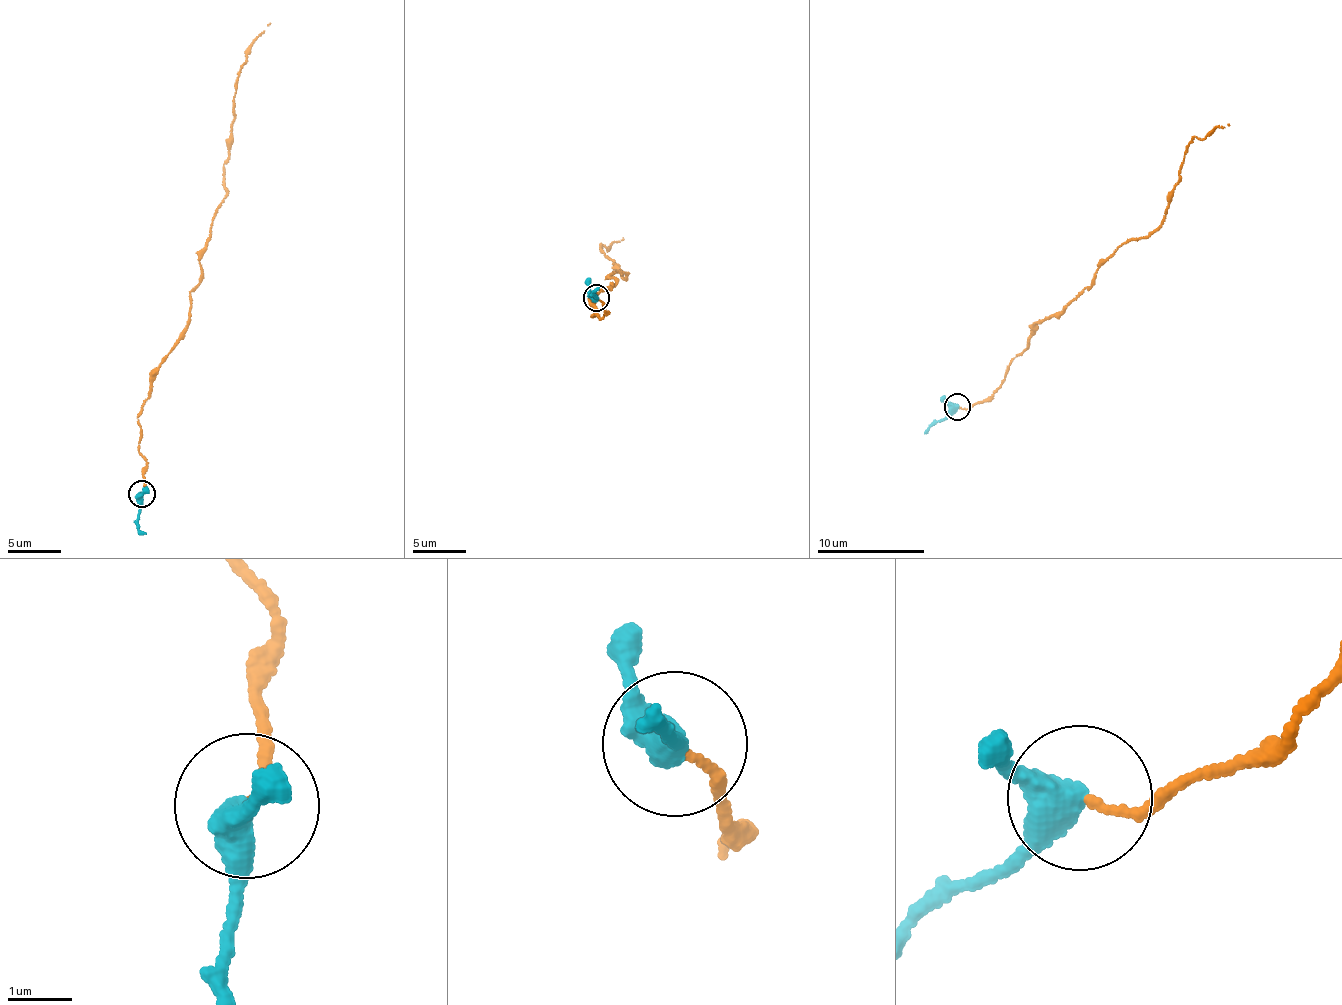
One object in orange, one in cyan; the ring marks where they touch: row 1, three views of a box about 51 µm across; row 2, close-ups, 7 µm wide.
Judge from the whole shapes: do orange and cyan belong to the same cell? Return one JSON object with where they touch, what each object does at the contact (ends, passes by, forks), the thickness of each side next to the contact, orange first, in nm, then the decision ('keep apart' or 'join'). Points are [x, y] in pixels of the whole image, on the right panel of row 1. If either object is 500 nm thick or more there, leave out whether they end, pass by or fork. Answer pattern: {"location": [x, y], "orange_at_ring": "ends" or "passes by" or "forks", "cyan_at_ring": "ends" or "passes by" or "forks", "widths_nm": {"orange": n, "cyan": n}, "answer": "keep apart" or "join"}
{"location": [957, 406], "orange_at_ring": "ends", "cyan_at_ring": "passes by", "widths_nm": {"orange": 130, "cyan": 420}, "answer": "join"}

